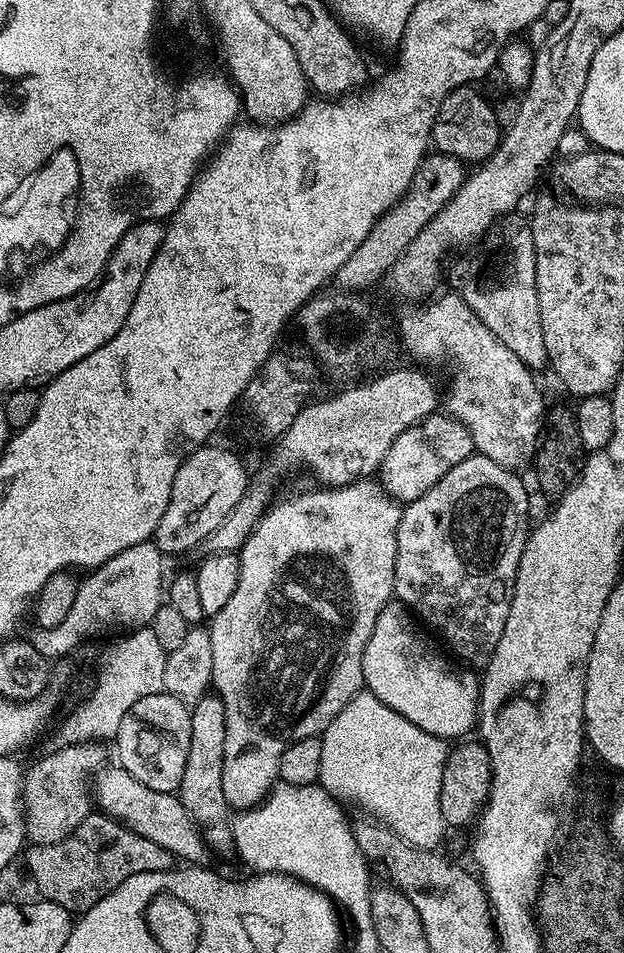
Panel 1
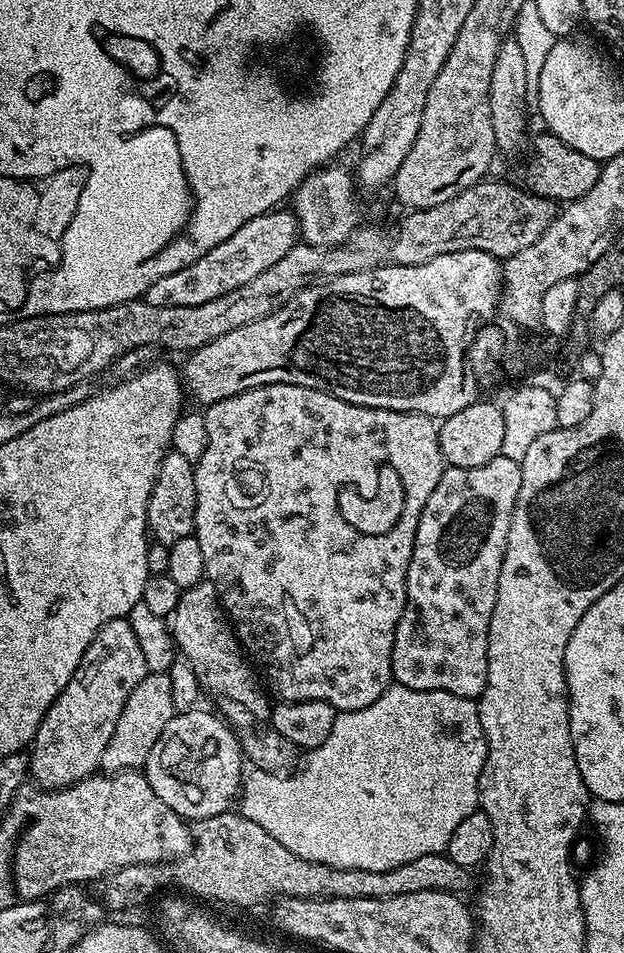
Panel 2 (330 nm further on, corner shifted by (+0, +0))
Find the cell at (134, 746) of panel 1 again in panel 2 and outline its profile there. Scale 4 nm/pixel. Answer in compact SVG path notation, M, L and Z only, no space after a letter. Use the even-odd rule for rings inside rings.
M200 711L177 712L166 730L162 730L162 738L154 742L154 750L150 750L150 758L142 769L150 786L154 786L154 794L188 822L214 818L214 814L229 811L242 791L242 773L246 768L237 733L232 733L218 717Z

